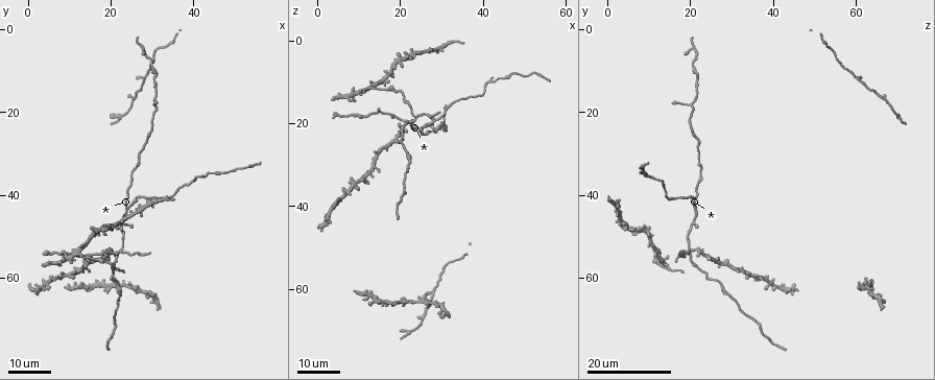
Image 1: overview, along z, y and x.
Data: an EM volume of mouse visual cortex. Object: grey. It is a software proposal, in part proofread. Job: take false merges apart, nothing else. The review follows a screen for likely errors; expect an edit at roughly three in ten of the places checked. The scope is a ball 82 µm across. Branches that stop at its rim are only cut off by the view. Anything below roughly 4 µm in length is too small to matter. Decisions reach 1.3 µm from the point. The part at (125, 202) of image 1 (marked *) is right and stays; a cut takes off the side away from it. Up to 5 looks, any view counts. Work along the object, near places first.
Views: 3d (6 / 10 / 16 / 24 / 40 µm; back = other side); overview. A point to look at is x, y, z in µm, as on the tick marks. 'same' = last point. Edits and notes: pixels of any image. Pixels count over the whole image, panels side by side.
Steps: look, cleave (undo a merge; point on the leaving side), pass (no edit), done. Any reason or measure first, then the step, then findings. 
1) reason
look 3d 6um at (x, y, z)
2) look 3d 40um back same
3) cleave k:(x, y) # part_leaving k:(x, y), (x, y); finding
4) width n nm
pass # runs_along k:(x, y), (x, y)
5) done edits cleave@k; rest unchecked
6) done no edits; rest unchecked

arms part here
look 3d 16um at (24.0, 43.0, 21.0)

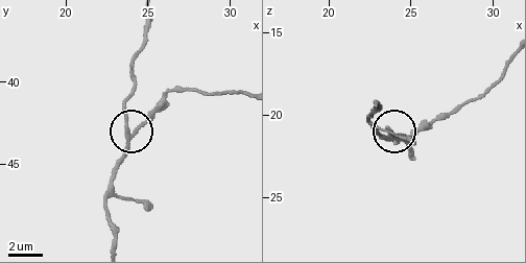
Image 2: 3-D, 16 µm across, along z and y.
look 3d 6um same

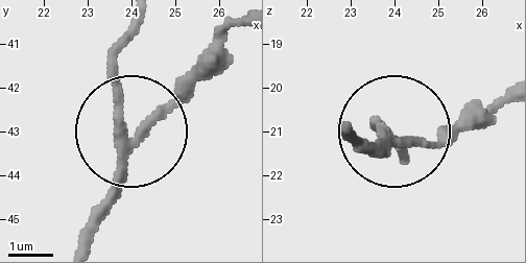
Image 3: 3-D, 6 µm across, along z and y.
arms 3
pass # runs_along 3:(112, 79), (115, 120), (134, 127), (220, 45); continuous, no second neuron

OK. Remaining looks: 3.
looks like a crossing
look 3d 16um at (21.5, 54.0, 19.5)

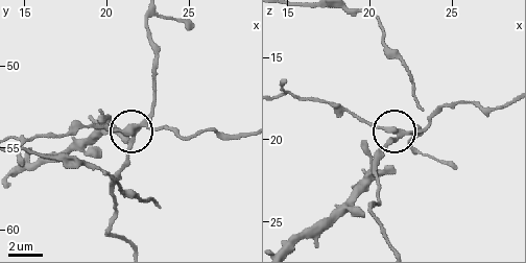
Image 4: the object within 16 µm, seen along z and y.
look 3d 6um at (21.6, 53.9, 19.5)

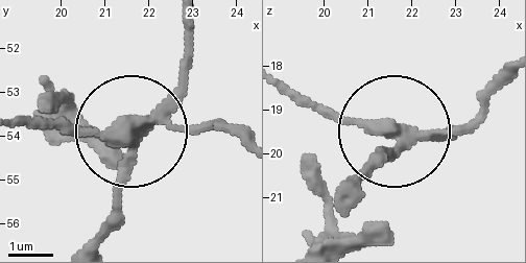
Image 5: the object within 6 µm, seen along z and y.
width 280 nm
cleave 5:(79, 134) # part_leaving 5:(145, 125), (26, 125); a second neuron is stuck on

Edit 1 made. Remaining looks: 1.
done edits cleave@5; rest unchecked

